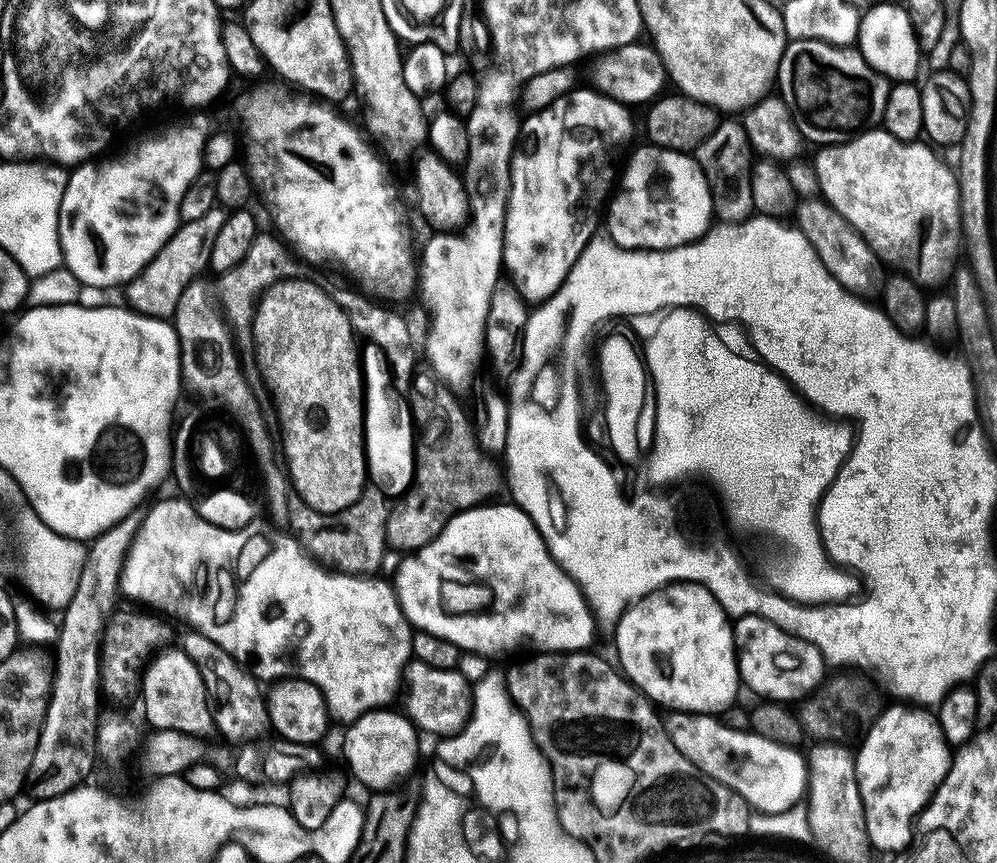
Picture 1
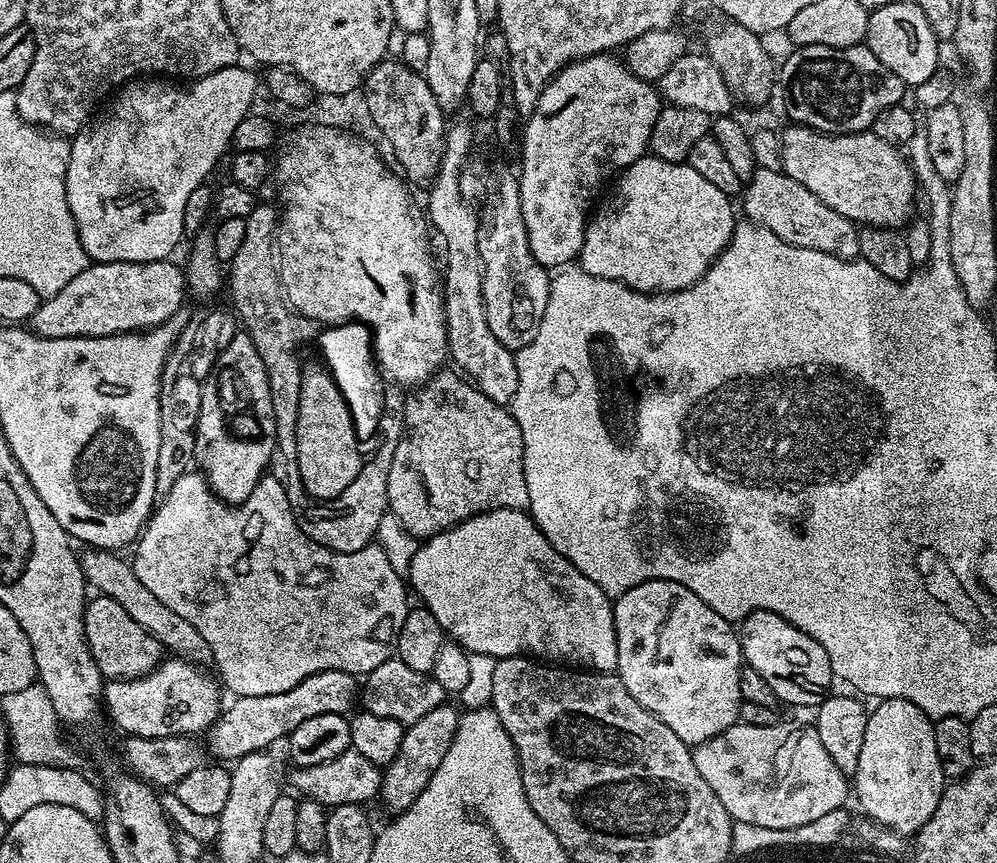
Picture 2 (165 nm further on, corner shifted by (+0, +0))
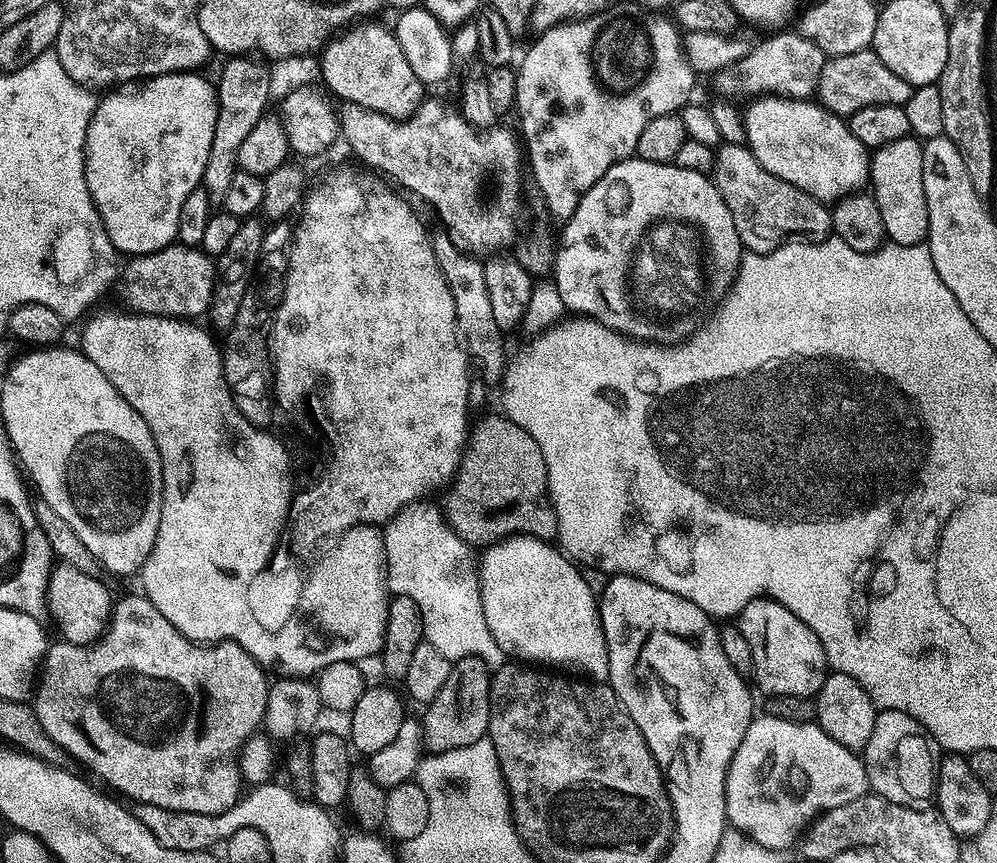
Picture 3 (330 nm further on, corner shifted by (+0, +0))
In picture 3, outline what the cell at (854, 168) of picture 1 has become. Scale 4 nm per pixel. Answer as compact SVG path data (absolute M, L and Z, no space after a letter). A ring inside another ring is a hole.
M762 96L753 99L743 109L744 124L747 126L747 148L754 158L774 178L782 178L790 182L790 186L798 186L806 194L810 194L821 204L828 206L833 202L861 191L860 188L870 180L870 152L850 134L845 117L835 116L830 109L811 99L790 100L786 96Z

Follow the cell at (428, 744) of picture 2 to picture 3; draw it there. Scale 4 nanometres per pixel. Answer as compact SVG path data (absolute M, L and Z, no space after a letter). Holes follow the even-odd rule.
M476 656L453 663L450 677L421 717L421 745L429 754L444 753L458 746L468 746L485 739L489 726L490 670Z

